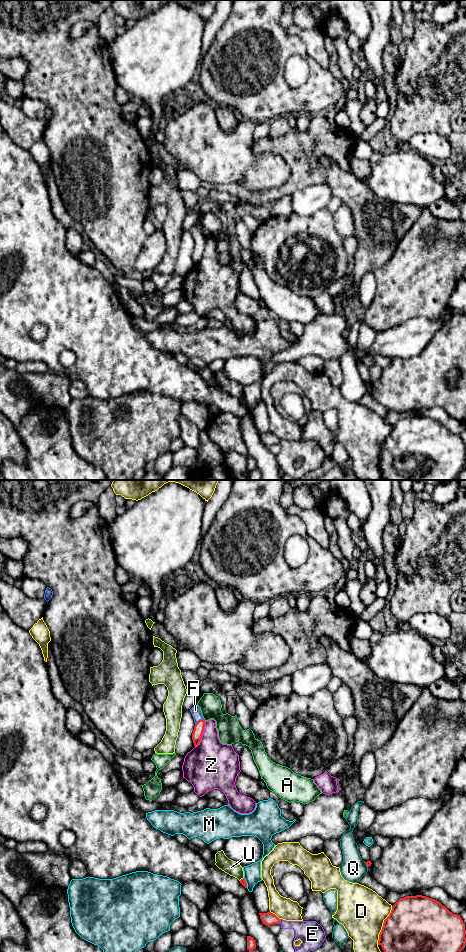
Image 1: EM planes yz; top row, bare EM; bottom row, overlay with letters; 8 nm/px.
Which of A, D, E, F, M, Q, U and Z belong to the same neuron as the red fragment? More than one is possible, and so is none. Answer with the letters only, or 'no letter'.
F

